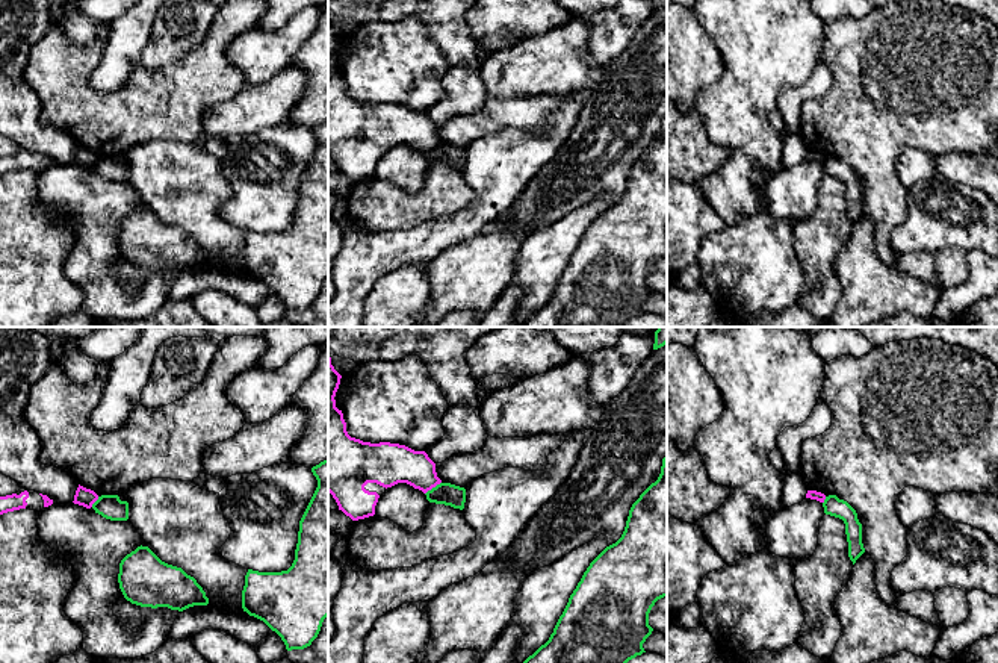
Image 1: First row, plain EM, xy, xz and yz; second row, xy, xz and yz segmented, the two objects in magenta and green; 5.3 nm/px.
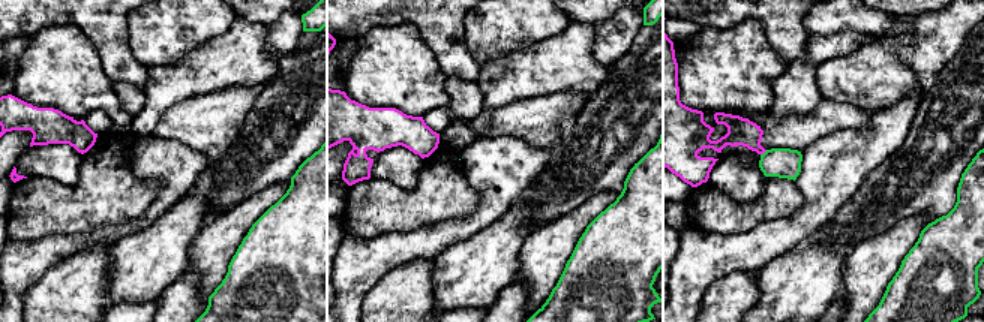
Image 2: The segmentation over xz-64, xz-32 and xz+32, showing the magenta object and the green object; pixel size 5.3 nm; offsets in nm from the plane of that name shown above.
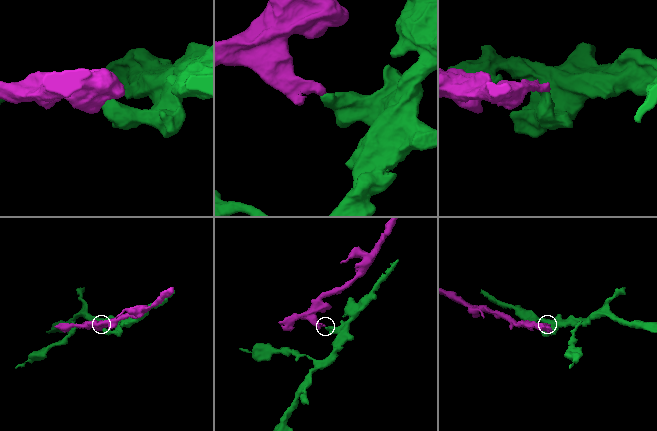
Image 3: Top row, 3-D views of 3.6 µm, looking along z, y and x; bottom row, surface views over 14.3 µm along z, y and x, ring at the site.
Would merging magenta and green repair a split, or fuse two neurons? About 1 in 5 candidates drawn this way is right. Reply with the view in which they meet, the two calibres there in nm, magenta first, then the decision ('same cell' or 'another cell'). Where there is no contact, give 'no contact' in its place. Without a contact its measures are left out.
contact in xz; calibres 220 and 120 nm; another cell

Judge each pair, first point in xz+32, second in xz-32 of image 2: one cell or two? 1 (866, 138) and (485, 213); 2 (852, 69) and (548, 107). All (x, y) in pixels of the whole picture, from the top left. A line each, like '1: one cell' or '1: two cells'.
1: one cell
2: two cells

